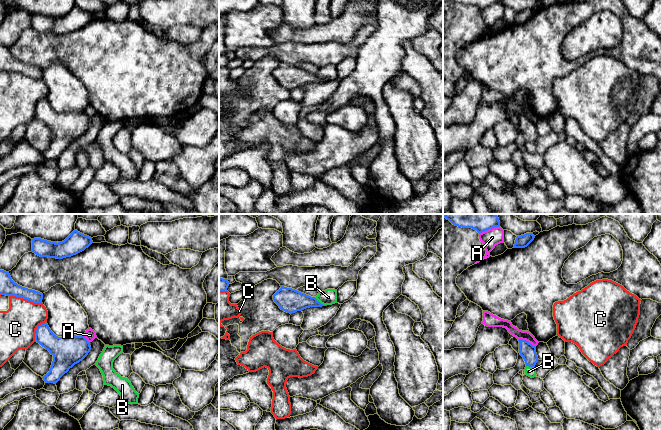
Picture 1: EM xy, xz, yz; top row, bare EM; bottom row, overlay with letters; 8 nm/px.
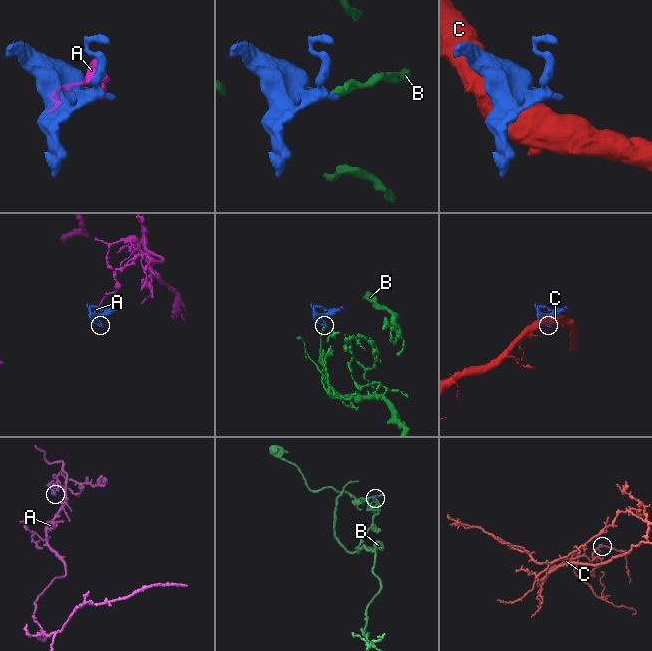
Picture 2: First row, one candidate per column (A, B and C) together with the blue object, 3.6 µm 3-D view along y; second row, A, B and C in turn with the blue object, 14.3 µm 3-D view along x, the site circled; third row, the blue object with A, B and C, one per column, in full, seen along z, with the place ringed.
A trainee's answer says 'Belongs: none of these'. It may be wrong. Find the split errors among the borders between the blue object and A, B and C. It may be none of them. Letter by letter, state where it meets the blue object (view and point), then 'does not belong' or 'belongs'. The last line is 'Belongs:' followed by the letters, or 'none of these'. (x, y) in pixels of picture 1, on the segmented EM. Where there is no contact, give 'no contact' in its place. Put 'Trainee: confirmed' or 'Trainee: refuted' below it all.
A: contact yz (527, 341); does not belong
B: contact xz (319, 302); does not belong
C: contact xy (25, 298); does not belong
Belongs: none of these
Trainee: confirmed

